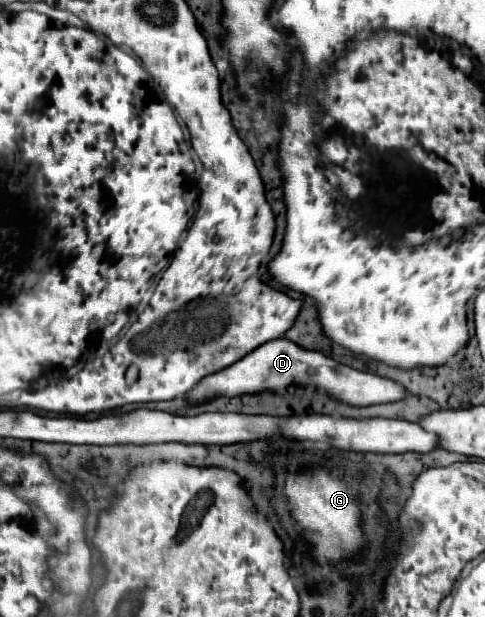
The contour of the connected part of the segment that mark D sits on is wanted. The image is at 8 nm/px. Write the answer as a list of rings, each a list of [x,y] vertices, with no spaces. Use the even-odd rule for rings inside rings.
[[[286,338],[262,344],[256,352],[250,352],[242,362],[236,362],[234,366],[220,370],[218,374],[212,374],[210,378],[204,378],[188,396],[188,402],[200,404],[216,396],[242,396],[242,394],[258,394],[262,390],[284,390],[292,384],[298,386],[318,386],[330,392],[330,396],[352,404],[352,406],[370,406],[370,404],[384,404],[384,402],[398,402],[404,400],[408,390],[394,380],[382,378],[378,374],[360,372],[350,366],[344,366],[322,352],[306,350]]]

